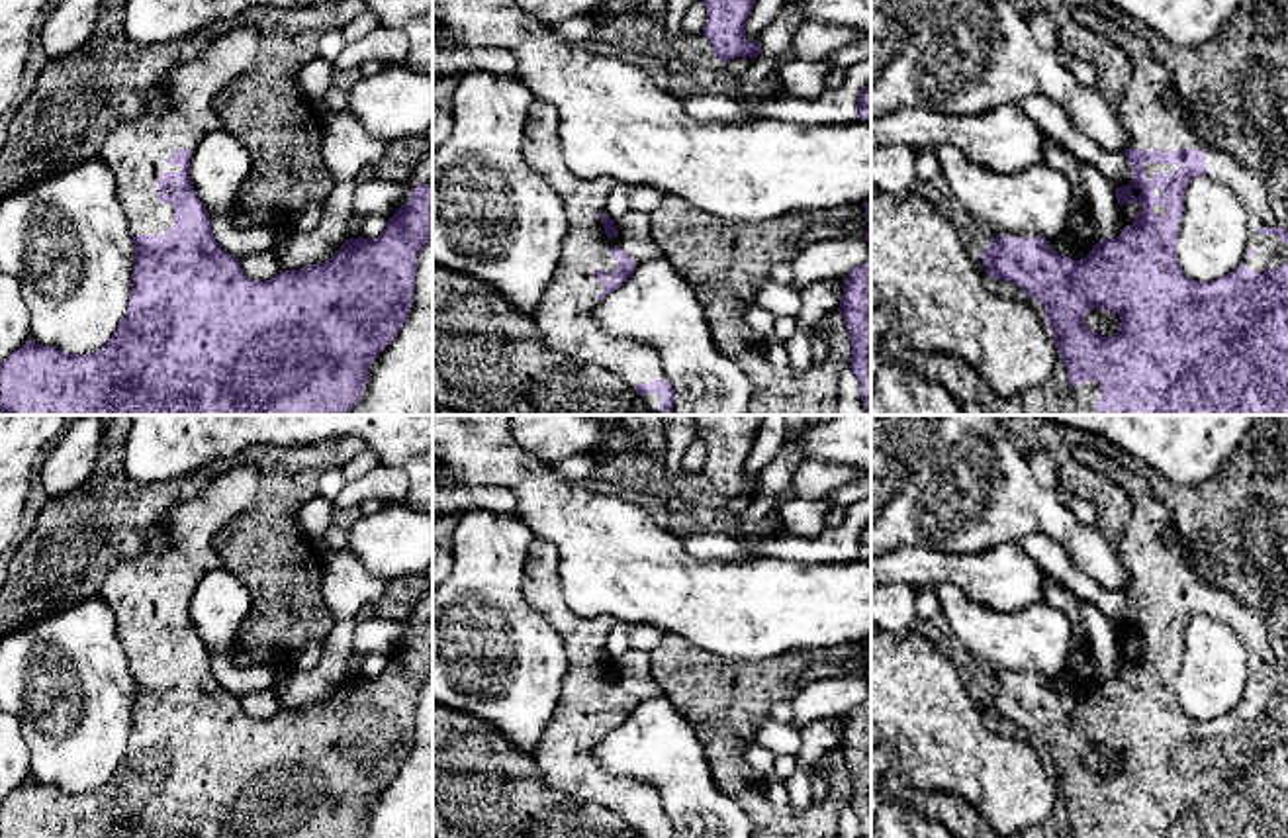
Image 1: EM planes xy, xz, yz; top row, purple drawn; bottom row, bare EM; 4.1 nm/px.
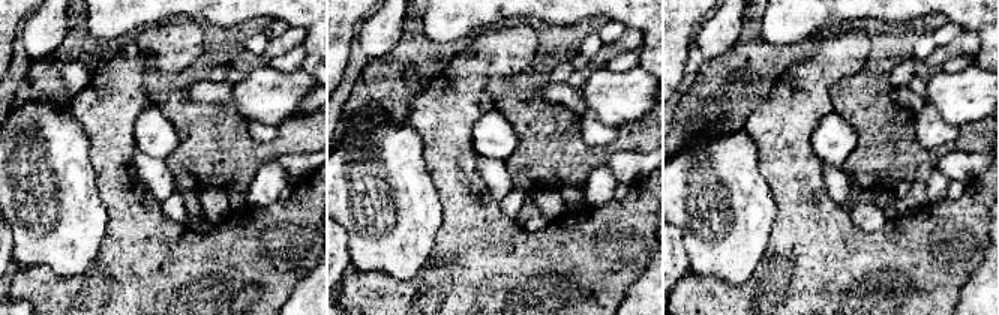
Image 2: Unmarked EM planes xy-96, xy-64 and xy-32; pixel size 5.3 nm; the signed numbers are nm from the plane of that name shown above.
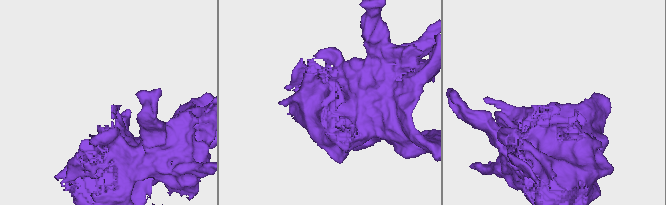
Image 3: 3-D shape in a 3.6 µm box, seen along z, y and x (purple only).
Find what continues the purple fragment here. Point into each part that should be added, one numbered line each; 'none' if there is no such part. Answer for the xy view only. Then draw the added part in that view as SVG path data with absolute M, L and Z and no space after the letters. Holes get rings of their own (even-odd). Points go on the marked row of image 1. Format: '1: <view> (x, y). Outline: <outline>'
1: xy (179, 114). Outline: M253 25L219 33L204 45L198 57L168 70L153 84L141 116L115 125L106 137L98 157L115 178L117 200L125 211L131 235L164 235L174 225L174 206L159 202L159 174L180 172L182 166L168 164L166 159L176 149L194 151L207 133L223 127L211 106L211 98L219 88L251 70L258 51L260 33Z

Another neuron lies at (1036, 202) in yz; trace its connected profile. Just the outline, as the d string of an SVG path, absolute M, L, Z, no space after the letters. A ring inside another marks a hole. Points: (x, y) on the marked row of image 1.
M932 147L940 170L969 215L989 227L989 235L1041 237L1065 231L1075 188L1067 172L1039 163L1016 174L987 170L955 147Z

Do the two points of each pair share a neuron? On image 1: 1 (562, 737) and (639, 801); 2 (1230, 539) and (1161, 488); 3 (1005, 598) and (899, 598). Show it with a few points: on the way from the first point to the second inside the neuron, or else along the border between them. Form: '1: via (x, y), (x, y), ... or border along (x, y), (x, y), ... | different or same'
1: via (574, 758), (605, 790), (617, 793) | same
2: via (1212, 521), (1179, 500) | same
3: border along (891, 582), (907, 582), (917, 590) | different

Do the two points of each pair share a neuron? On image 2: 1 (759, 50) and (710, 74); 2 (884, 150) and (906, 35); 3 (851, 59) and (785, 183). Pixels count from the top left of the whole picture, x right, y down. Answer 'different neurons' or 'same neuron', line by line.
1: same neuron
2: same neuron
3: same neuron

